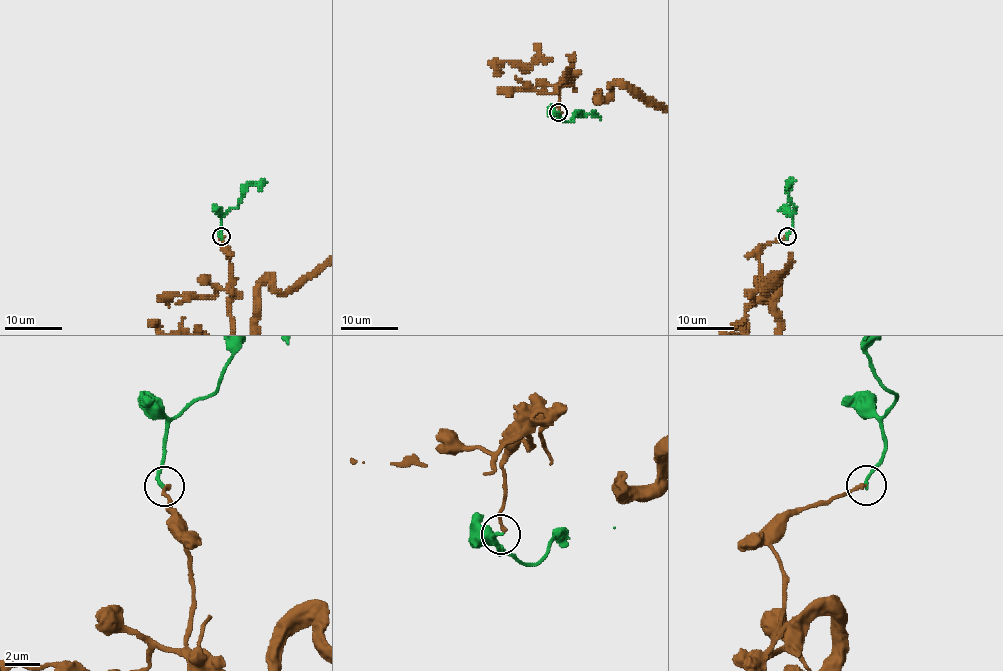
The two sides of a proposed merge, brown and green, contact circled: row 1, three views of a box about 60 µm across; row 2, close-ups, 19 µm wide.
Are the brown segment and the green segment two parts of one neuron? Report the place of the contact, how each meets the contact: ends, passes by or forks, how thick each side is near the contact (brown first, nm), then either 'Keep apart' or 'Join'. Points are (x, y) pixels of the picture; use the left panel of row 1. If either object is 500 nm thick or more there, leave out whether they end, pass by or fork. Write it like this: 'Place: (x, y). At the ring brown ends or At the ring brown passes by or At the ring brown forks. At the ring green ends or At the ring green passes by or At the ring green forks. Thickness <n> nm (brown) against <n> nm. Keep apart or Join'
Place: (221, 236). At the ring brown ends. At the ring green ends. Thickness 200 nm (brown) against 200 nm. Keep apart

